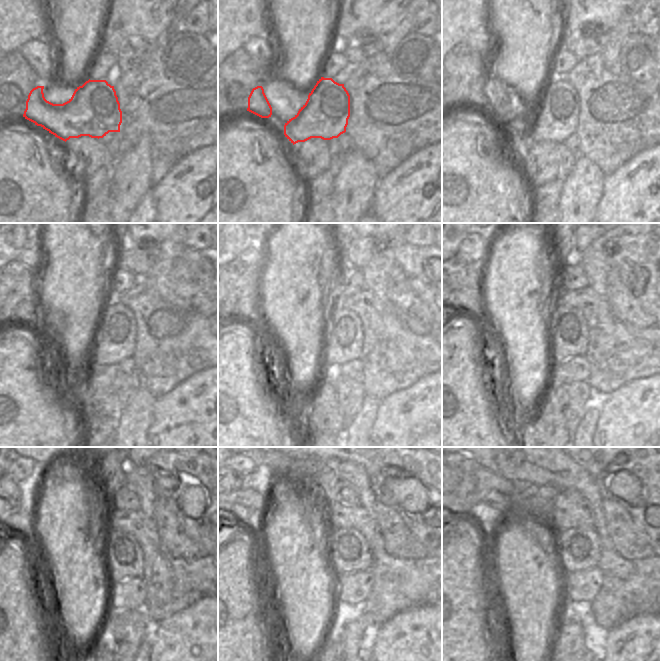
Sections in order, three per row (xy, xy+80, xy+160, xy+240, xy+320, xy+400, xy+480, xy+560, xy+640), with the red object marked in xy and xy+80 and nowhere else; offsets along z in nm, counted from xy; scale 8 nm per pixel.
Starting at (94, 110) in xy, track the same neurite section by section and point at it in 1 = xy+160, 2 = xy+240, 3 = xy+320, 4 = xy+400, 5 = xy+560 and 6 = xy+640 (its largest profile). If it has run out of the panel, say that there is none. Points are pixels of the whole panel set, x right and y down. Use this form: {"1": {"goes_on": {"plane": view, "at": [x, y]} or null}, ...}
{"1": {"goes_on": {"plane": "xy+160", "at": [557, 119]}}, "2": {"goes_on": {"plane": "xy+240", "at": [116, 337]}}, "3": {"goes_on": {"plane": "xy+320", "at": [344, 336]}}, "4": {"goes_on": {"plane": "xy+400", "at": [568, 329]}}, "5": {"goes_on": {"plane": "xy+560", "at": [349, 551]}}, "6": {"goes_on": {"plane": "xy+640", "at": [578, 548]}}}

